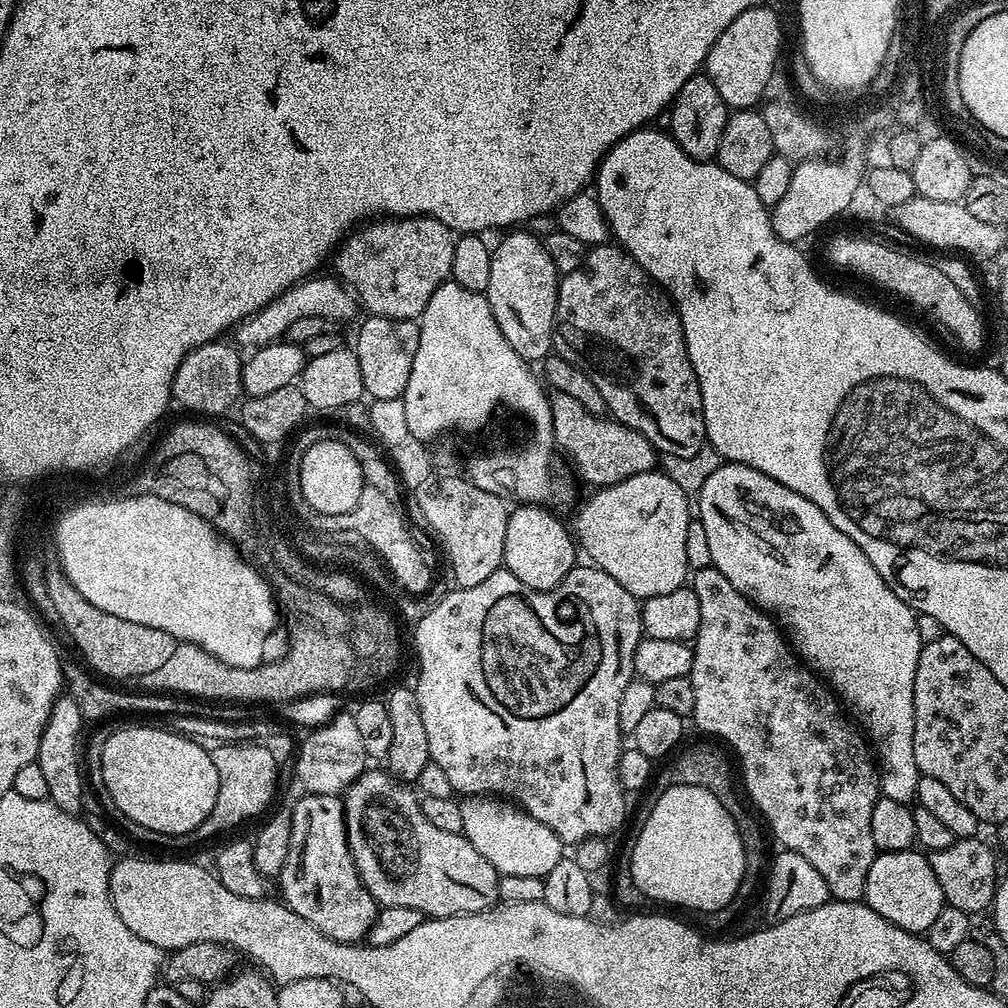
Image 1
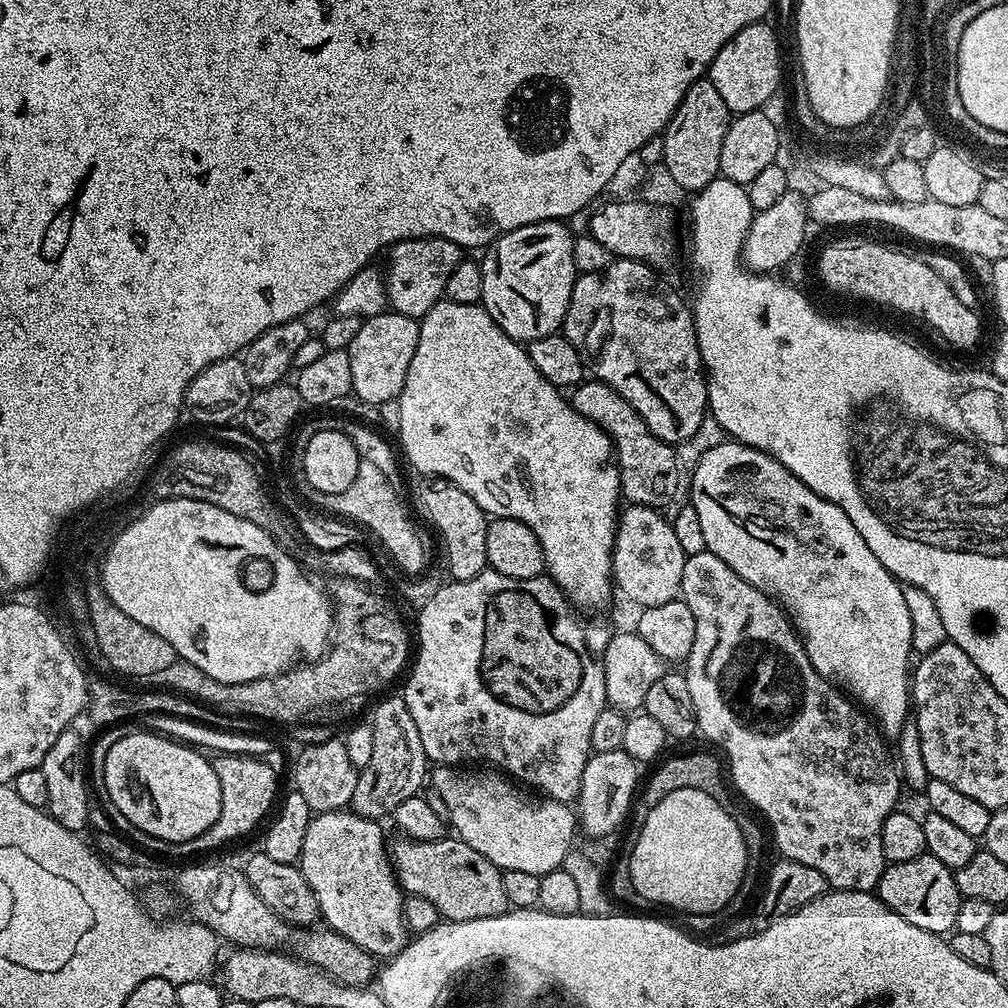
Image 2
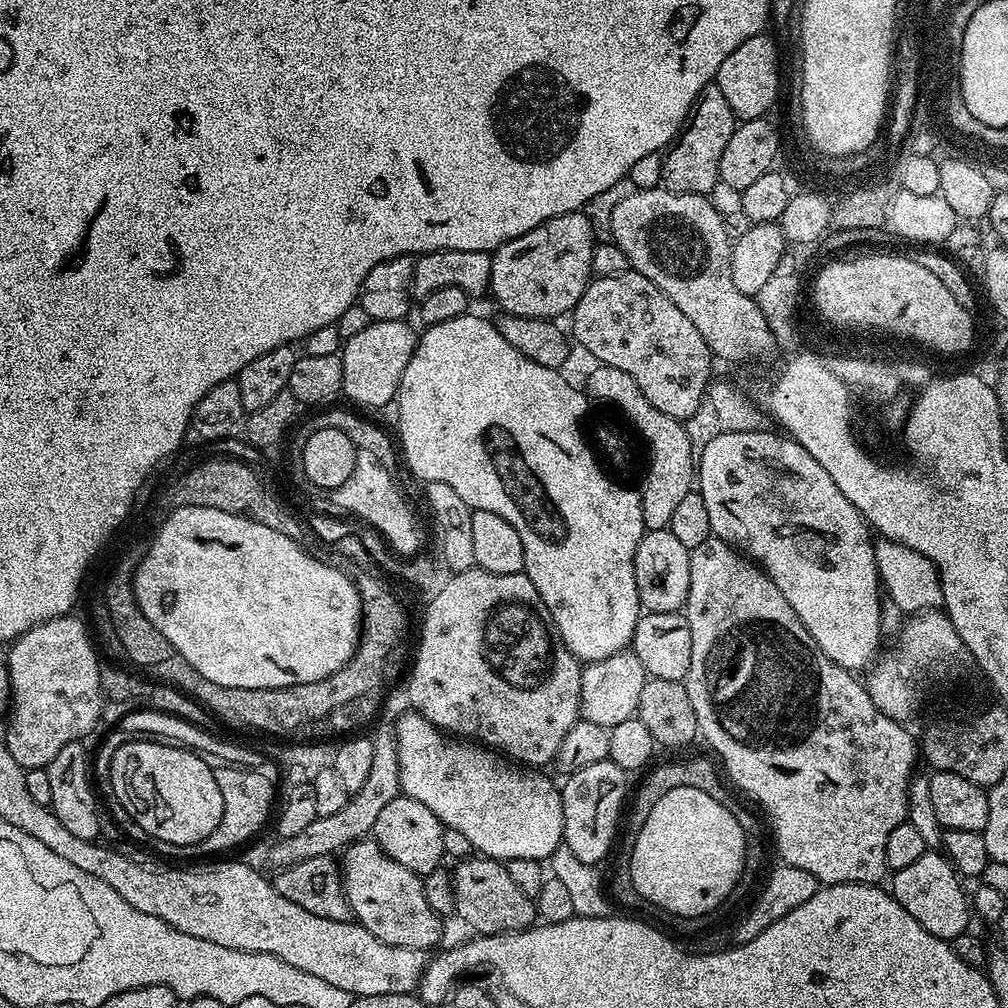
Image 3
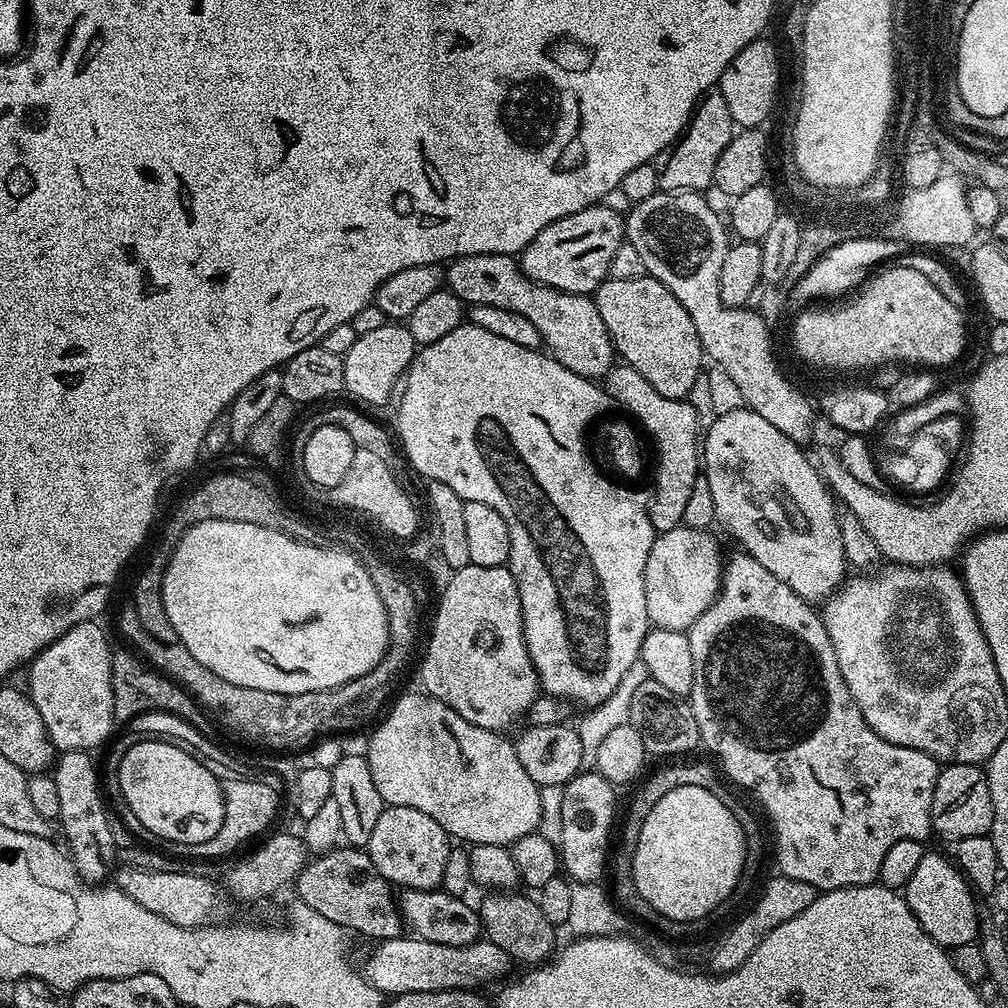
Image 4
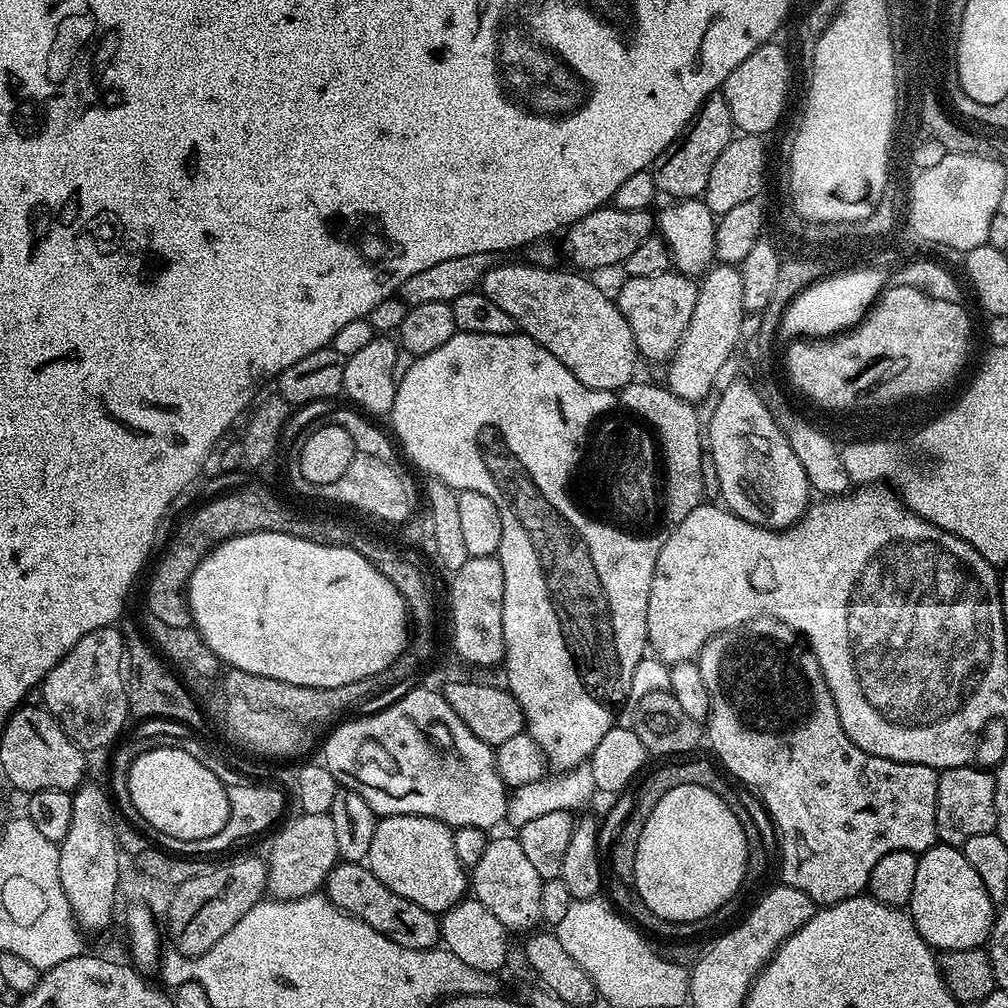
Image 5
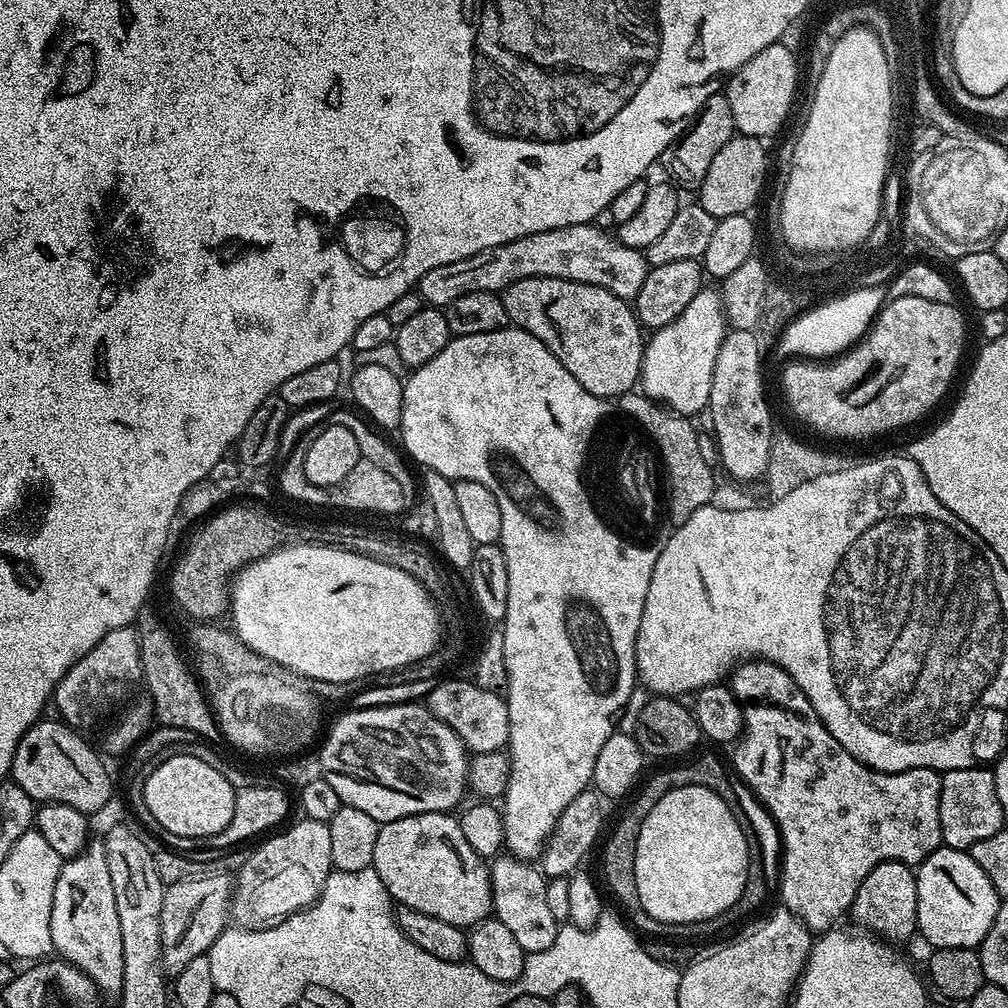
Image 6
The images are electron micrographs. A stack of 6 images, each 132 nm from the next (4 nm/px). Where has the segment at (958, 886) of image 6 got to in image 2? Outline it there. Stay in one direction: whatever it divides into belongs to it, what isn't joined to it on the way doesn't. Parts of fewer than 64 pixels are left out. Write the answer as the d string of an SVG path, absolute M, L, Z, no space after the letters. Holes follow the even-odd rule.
M925 854L918 858L910 858L910 862L888 864L878 885L878 895L880 901L890 906L890 910L902 914L906 922L922 926L922 930L948 934L956 927L962 897L953 869L942 866L938 858Z

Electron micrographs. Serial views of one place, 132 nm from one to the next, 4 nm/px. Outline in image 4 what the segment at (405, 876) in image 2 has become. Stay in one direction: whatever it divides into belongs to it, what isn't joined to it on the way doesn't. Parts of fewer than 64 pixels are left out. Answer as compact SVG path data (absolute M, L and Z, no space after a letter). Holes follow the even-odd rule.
M496 890L478 904L482 932L487 939L494 942L494 946L502 946L506 954L513 961L520 960L524 966L536 966L547 961L557 951L556 944L557 925L546 922L542 910L531 895L519 896L516 890Z

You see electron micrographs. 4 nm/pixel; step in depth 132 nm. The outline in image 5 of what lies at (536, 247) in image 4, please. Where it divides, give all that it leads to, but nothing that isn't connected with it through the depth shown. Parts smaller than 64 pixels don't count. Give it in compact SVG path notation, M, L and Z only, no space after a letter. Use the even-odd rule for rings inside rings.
M605 206L603 208L599 208L598 210L594 210L590 214L586 214L583 216L578 222L574 222L571 228L567 229L566 236L568 236L568 241L565 242L564 248L568 251L568 260L573 269L576 270L588 270L584 268L612 268L615 266L623 265L623 262L626 258L630 258L630 253L645 240L647 236L653 235L654 232L654 216L651 216L653 213L648 210L622 210L615 206Z

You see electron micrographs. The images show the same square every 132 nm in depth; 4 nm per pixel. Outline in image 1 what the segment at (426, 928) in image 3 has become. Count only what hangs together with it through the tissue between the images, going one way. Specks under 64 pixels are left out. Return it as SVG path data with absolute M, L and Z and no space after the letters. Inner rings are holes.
M326 794L301 795L301 800L290 808L290 851L286 853L286 866L282 866L278 877L282 900L288 908L316 926L324 935L338 943L354 944L363 941L378 911L376 899L366 890L348 845L348 827L344 821L344 802L340 796Z

